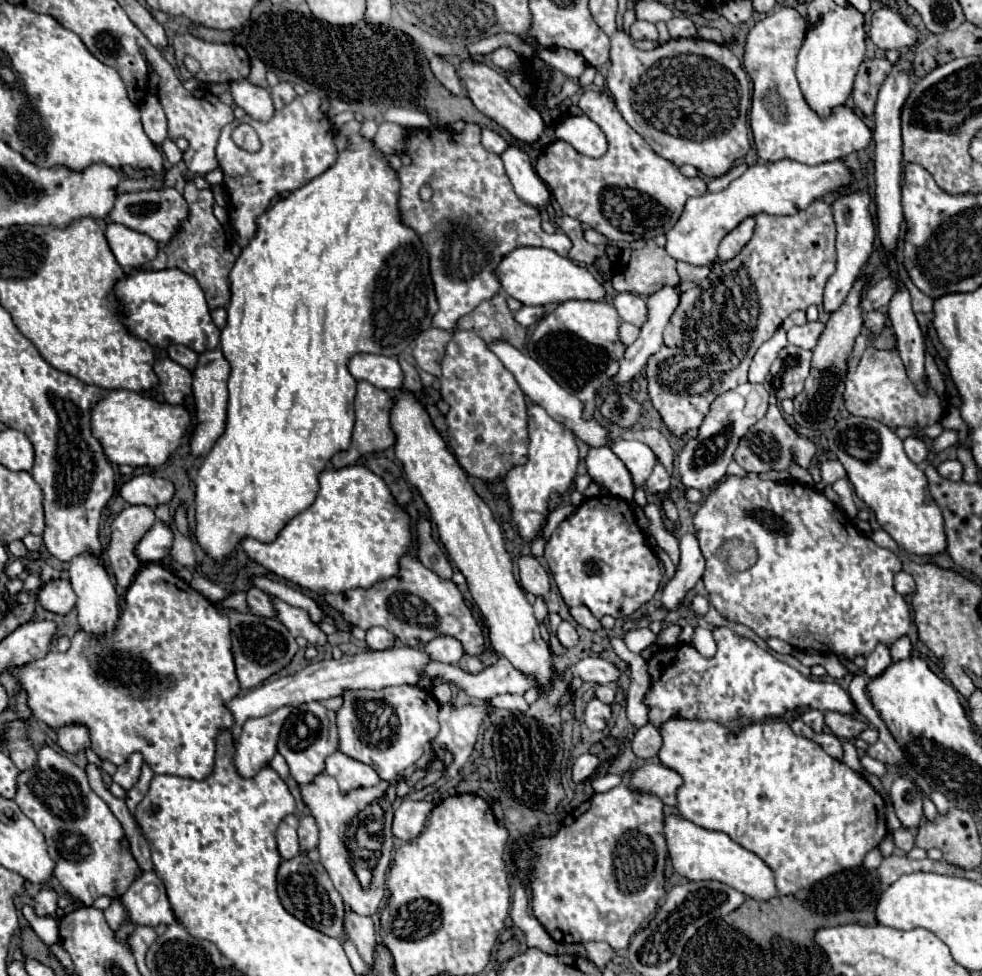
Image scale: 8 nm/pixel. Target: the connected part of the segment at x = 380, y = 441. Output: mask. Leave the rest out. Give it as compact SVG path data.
M358 381L356 399L354 399L356 425L354 425L354 433L352 433L352 445L350 445L348 451L336 453L332 457L334 467L352 465L366 453L382 451L382 449L394 445L394 435L392 435L392 429L390 429L390 407L392 407L392 395L388 391L382 391L382 389L378 389L378 387L374 387L372 383L366 383L366 381Z

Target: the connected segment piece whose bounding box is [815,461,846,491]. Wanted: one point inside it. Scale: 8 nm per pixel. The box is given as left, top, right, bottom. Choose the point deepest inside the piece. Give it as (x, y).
(830, 470)

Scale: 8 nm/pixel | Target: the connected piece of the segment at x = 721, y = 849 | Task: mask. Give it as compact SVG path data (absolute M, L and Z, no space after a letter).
M666 815L664 817L664 837L666 837L666 845L668 845L668 857L678 875L682 875L690 881L706 881L706 879L722 881L752 899L770 899L770 897L778 895L770 867L758 855L754 855L752 851L748 851L742 845L738 845L736 841L732 841L726 833L708 831L708 829L694 825L688 819L682 819L676 815Z

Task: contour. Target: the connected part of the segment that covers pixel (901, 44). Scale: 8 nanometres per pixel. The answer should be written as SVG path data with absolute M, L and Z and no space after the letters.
M880 7L872 13L868 37L882 51L908 49L916 43L916 29L906 25L906 21L890 7Z

